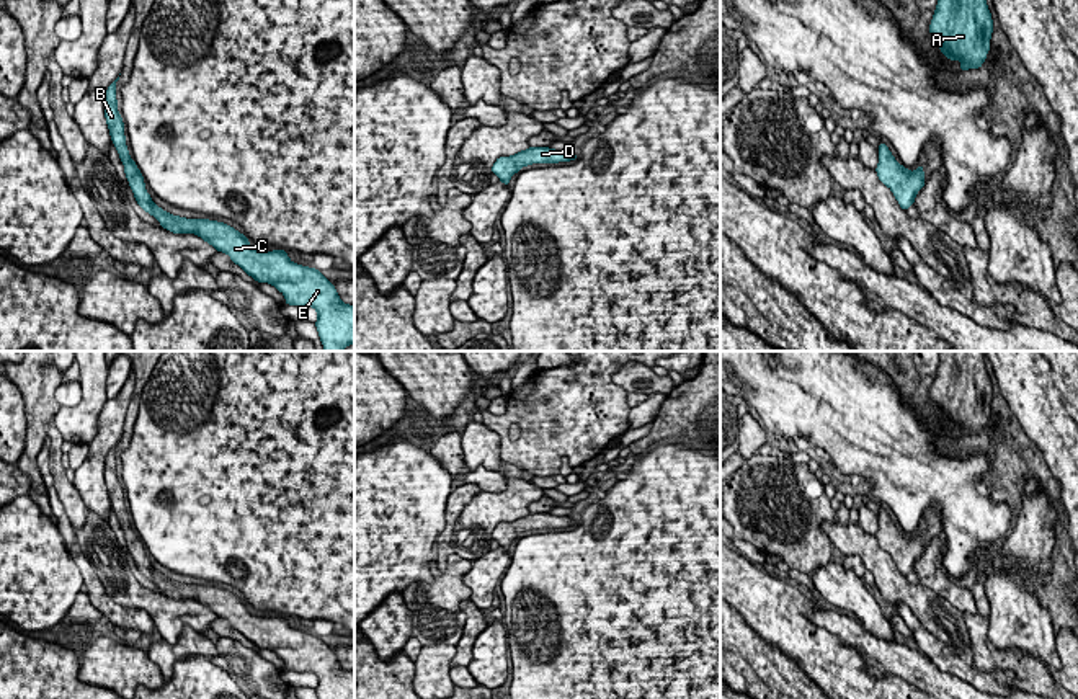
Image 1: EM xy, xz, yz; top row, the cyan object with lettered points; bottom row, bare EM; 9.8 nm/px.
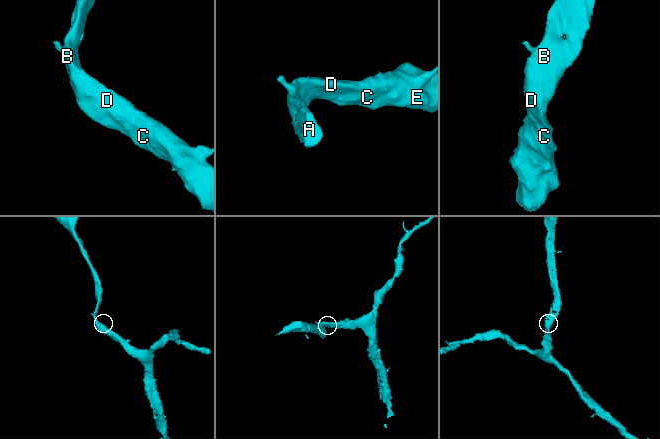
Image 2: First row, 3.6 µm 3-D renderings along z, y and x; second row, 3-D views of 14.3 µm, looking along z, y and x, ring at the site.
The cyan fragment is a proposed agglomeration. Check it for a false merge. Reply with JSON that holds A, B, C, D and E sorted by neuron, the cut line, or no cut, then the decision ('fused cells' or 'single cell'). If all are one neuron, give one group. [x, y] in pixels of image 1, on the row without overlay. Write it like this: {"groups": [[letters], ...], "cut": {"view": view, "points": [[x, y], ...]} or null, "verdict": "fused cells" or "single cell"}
{"groups": [["A", "B", "C", "D", "E"]], "cut": null, "verdict": "single cell"}

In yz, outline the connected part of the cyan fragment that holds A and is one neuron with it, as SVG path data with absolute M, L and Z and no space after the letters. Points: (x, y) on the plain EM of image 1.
M939 351L939 367L929 390L929 398L941 410L939 416L951 426L959 425L959 434L980 434L990 416L993 385L983 361L985 351Z

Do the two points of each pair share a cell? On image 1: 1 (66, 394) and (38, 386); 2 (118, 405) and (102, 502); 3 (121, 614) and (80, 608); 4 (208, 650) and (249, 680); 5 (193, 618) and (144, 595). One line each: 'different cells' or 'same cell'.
1: different cells
2: same cell
3: different cells
4: different cells
5: same cell

